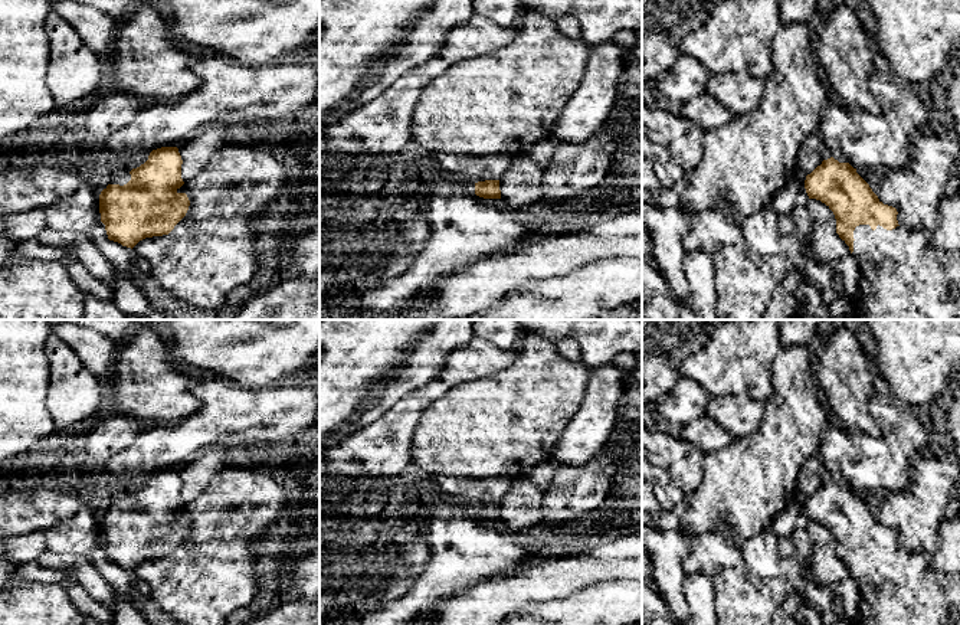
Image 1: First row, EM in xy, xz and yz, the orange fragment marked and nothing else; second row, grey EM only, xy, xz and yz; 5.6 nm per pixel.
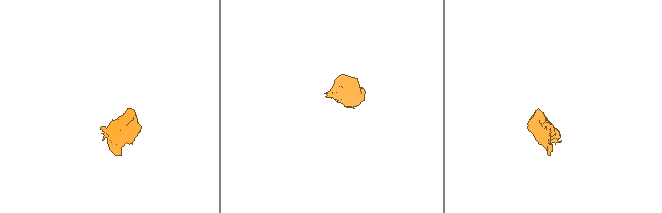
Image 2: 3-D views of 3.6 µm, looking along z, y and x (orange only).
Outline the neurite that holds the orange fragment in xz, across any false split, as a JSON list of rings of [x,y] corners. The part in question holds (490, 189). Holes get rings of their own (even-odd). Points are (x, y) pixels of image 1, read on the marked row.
[[[499,180],[475,183],[475,194],[484,199],[501,199]]]

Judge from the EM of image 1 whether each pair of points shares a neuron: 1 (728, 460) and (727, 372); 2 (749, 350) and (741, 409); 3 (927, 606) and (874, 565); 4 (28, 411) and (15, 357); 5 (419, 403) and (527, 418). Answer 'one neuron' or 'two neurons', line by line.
1: two neurons
2: two neurons
3: one neuron
4: one neuron
5: two neurons

